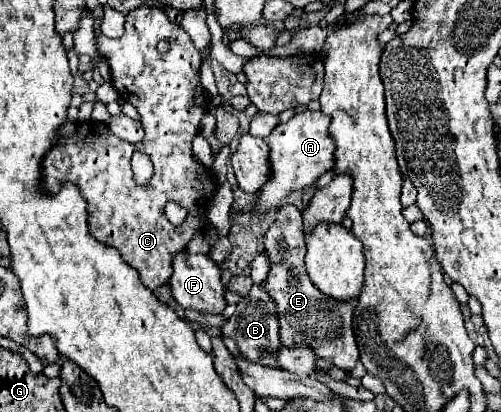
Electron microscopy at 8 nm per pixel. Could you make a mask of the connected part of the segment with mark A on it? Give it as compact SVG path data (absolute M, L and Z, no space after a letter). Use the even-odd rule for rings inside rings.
M302 111L302 113L296 113L288 123L280 123L274 127L274 131L268 135L272 177L266 183L266 187L258 191L258 205L256 205L258 215L262 215L266 209L280 207L292 191L300 191L316 185L320 175L334 169L336 147L328 133L328 125L330 125L330 117L326 113Z

